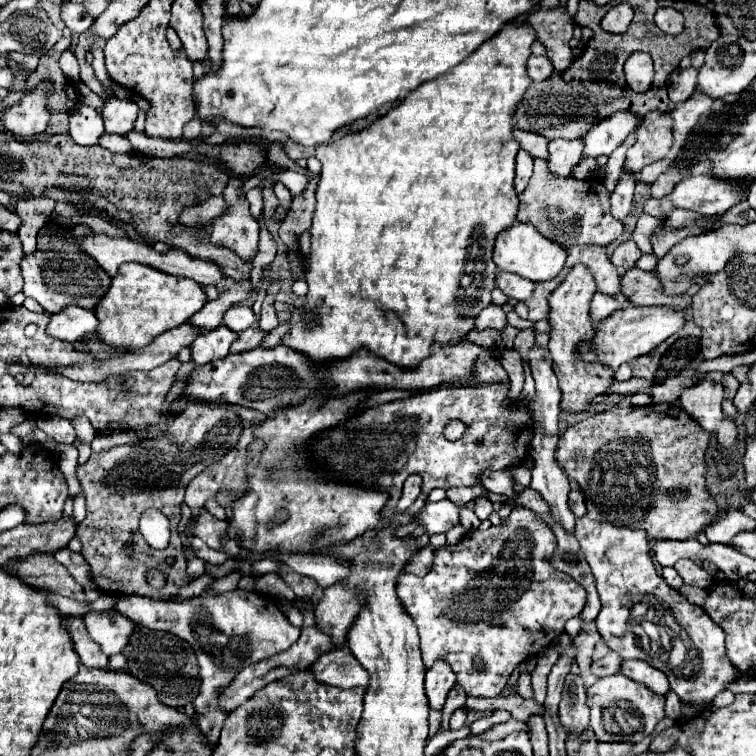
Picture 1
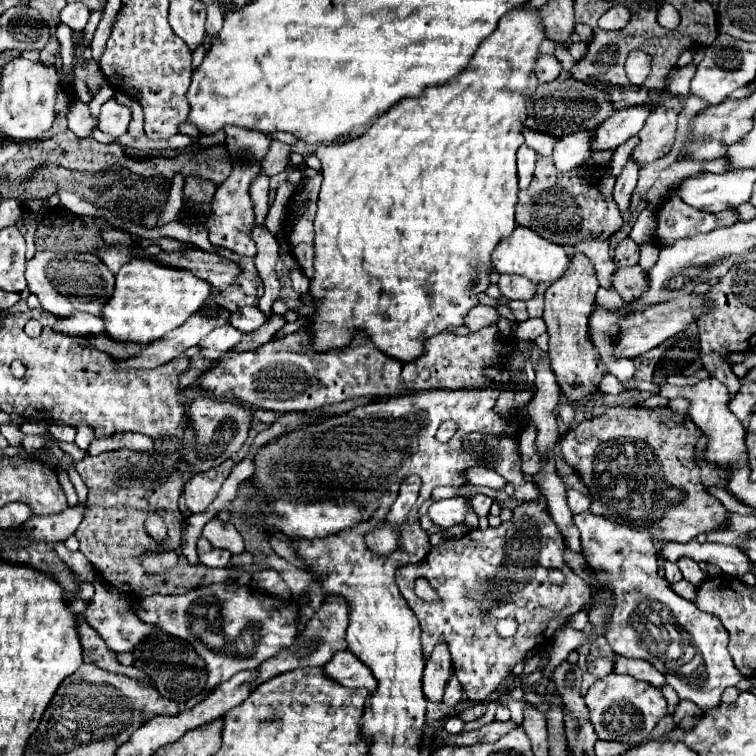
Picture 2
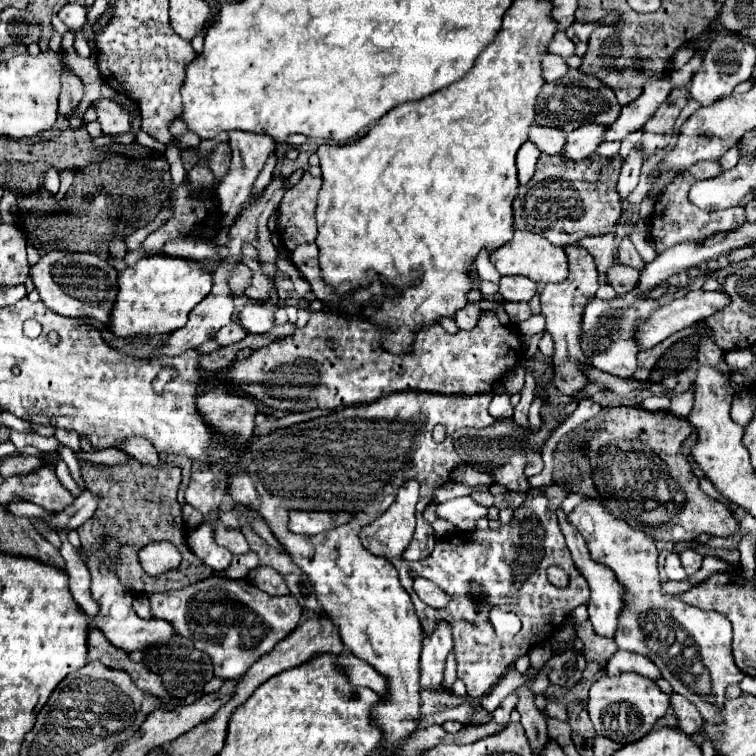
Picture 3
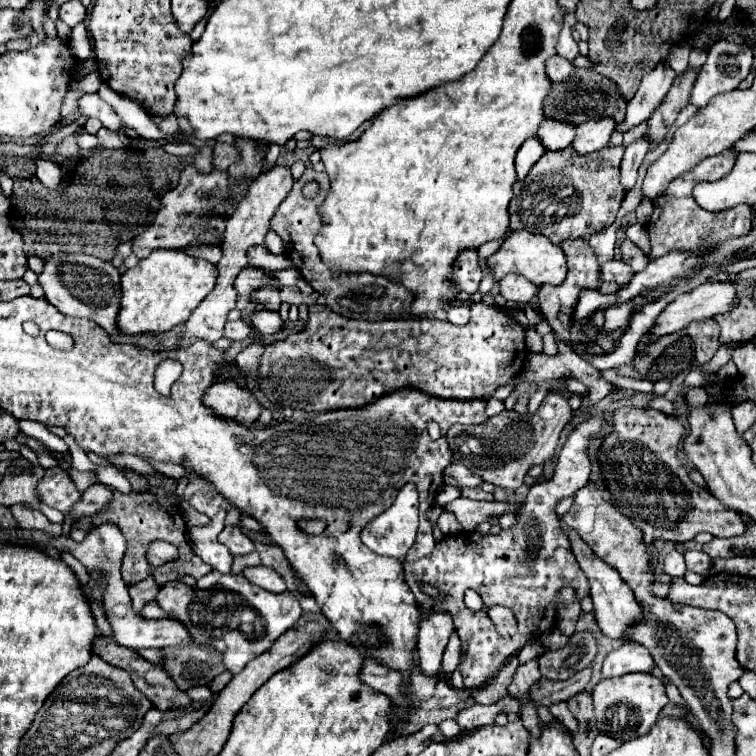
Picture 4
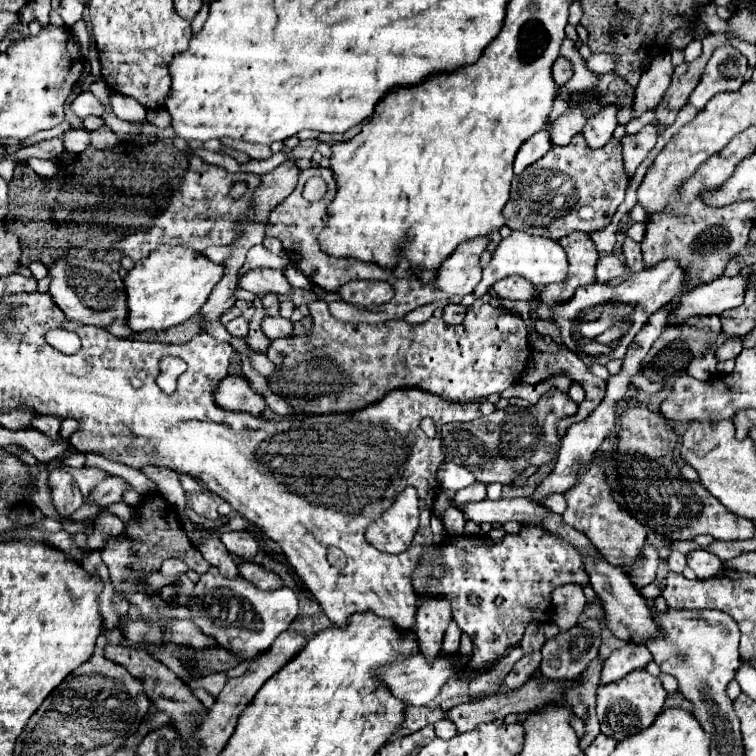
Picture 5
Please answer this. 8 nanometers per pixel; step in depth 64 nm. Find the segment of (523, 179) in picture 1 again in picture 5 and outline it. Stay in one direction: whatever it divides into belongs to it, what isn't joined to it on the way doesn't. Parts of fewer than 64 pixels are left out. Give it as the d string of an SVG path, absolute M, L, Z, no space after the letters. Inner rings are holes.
M546 128L544 132L538 132L536 136L532 136L532 140L526 140L520 146L516 160L514 160L514 172L520 174L524 168L528 168L536 160L540 160L550 148L552 148L552 142L550 142L550 134L548 134L548 128Z

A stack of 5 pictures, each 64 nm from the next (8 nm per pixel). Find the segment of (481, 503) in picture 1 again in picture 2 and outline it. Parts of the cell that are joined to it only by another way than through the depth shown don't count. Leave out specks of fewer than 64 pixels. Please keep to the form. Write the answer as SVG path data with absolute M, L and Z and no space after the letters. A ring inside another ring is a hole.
M476 494L476 496L470 498L470 504L472 504L472 508L474 508L474 512L476 512L478 516L488 516L492 502L494 502L492 498L482 496L482 494Z

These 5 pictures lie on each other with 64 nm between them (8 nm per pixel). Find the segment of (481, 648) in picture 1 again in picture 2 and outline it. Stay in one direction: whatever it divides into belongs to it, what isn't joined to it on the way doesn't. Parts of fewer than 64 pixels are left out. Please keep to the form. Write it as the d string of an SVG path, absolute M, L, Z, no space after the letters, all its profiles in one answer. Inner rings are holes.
M540 500L518 504L514 508L512 524L502 522L496 528L470 530L458 540L444 540L430 550L426 562L400 568L396 572L396 584L420 622L424 658L432 654L436 644L446 642L452 656L452 668L468 698L474 702L486 700L506 682L512 668L524 660L530 650L544 646L554 630L564 626L572 614L592 600L590 588L562 562L562 556L564 538L548 514L546 502ZM518 538L528 538L528 548L508 548L512 542L518 542ZM550 568L564 572L564 584L558 586L548 580ZM420 576L438 592L436 602L426 602L416 596L414 582ZM450 604L466 608L444 608ZM510 612L518 622L518 630L514 636L502 638L496 632L496 620L510 616Z

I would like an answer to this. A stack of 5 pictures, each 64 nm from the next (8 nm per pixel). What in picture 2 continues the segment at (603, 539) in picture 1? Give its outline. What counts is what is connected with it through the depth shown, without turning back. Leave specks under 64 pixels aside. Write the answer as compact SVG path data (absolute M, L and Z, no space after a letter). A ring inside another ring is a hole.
M582 512L574 516L586 562L598 572L600 586L612 592L614 608L606 626L606 640L620 656L642 658L656 666L680 700L694 702L708 712L720 704L720 694L742 680L728 654L728 632L722 622L680 598L658 576L658 552L648 530L620 526L604 516Z

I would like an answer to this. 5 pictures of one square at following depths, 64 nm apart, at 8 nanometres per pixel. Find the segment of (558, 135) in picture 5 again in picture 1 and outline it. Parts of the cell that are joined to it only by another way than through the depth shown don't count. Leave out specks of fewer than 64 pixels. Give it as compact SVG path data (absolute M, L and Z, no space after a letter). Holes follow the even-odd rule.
M514 130L514 136L516 136L520 148L526 150L532 158L548 156L548 140L544 136L534 134L534 132L524 132L524 130Z

